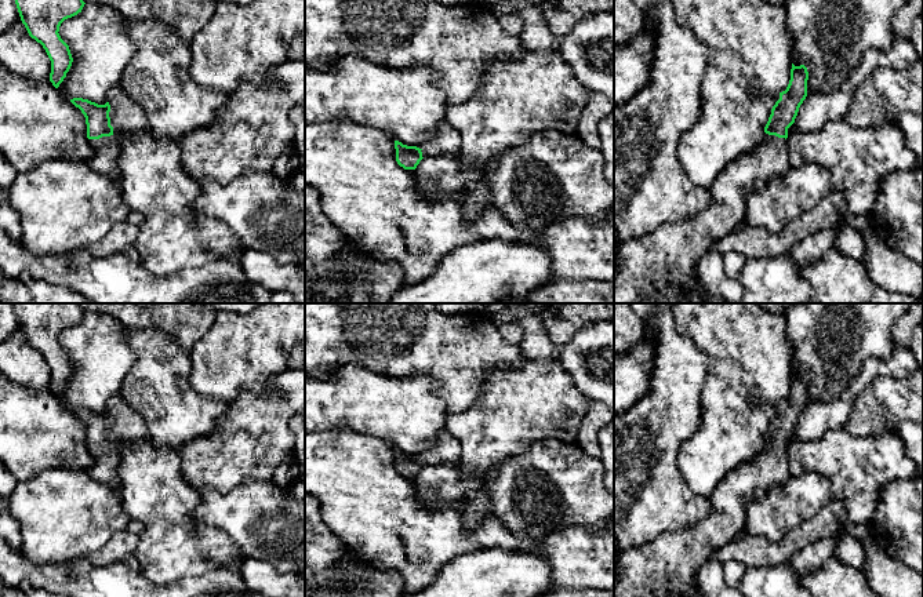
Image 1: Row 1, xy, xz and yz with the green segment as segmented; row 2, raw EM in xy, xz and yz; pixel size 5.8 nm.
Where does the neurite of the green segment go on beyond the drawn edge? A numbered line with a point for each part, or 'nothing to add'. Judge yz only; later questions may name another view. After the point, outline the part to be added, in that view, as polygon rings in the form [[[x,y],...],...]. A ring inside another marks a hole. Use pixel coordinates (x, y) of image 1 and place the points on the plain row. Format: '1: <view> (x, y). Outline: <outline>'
1: yz (667, 567). Outline: [[[768,444],[749,462],[731,470],[709,496],[711,514],[680,531],[664,532],[655,540],[628,552],[617,552],[617,580],[614,597],[699,597],[697,574],[699,567],[719,549],[744,535],[746,506],[766,498],[767,492],[784,484],[791,472],[786,462],[786,448]]]

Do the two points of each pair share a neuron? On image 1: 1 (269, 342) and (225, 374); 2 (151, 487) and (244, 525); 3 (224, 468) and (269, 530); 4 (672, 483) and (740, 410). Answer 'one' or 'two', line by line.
1: one
2: two
3: two
4: two

